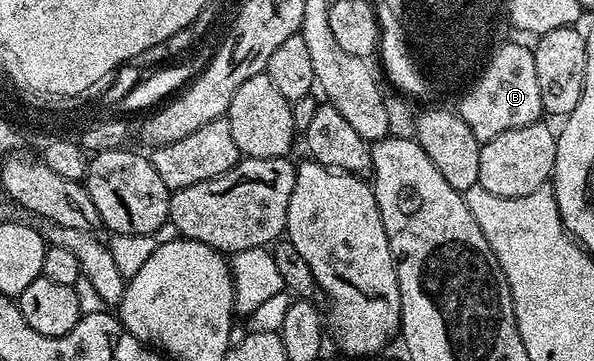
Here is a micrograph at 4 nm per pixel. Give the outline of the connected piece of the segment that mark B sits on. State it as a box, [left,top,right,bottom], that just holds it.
[458,41,545,144]

